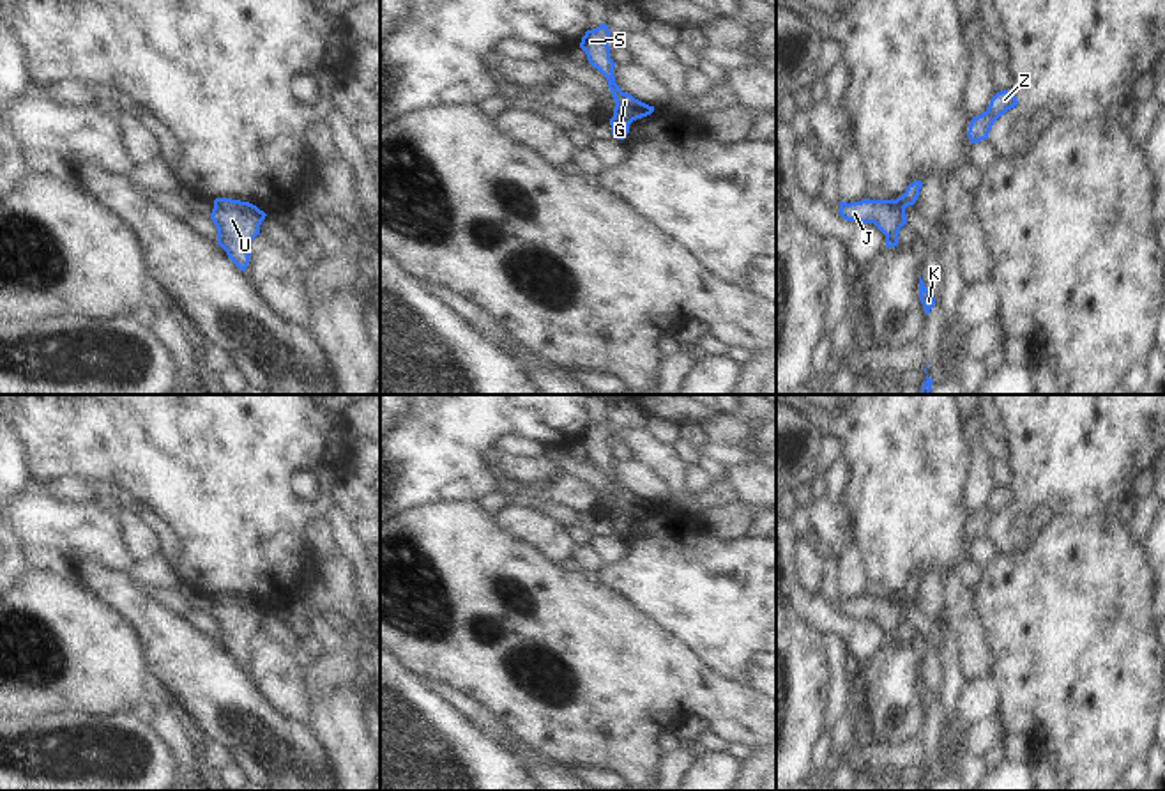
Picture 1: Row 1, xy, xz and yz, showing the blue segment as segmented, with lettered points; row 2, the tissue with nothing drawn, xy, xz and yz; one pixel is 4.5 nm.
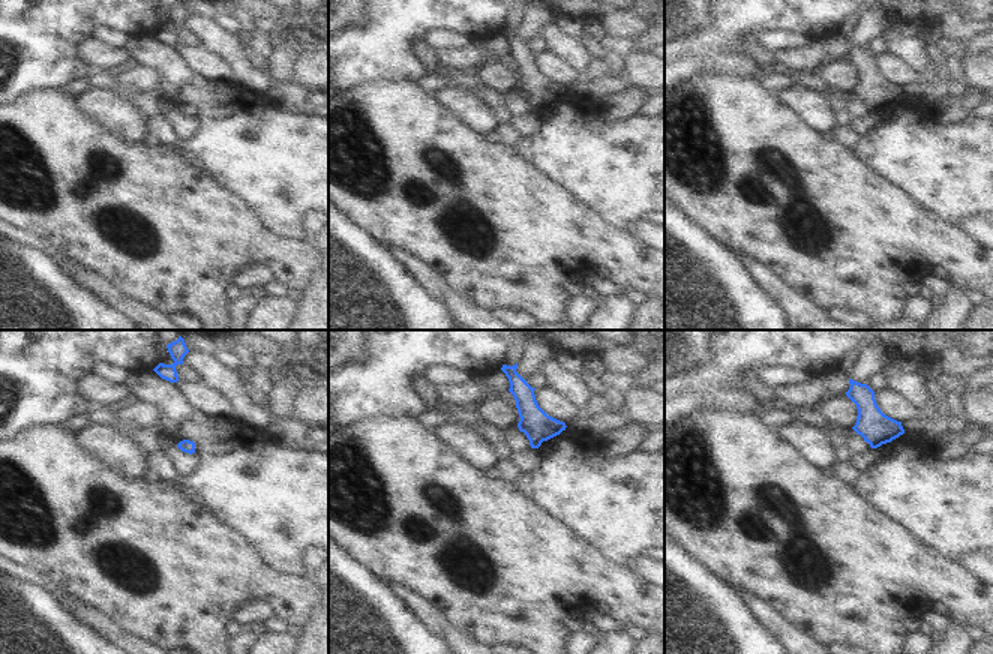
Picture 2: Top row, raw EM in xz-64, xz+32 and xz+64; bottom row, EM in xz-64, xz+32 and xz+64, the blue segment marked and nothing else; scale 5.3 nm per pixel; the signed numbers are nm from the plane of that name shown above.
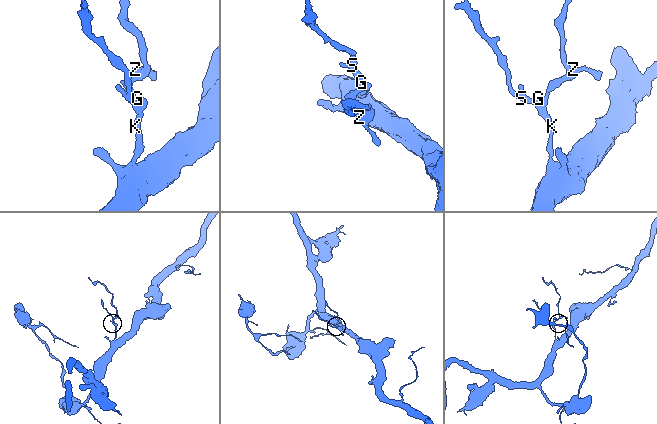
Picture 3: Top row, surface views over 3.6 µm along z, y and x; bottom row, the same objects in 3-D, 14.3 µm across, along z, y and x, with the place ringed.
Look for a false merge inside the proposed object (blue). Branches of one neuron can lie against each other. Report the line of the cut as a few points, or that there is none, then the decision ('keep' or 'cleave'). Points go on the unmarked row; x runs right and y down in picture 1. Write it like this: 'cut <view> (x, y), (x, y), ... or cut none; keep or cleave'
cut none; keep

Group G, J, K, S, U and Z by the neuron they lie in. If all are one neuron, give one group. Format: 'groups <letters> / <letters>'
groups G J K S U Z

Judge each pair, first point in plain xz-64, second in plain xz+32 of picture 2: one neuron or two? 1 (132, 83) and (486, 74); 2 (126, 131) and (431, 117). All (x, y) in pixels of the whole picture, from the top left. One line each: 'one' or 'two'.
1: one
2: two

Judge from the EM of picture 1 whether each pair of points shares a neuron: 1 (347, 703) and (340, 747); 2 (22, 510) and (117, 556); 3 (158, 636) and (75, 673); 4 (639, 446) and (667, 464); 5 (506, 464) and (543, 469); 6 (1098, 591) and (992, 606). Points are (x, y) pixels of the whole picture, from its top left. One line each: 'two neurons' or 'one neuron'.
1: one neuron
2: one neuron
3: two neurons
4: one neuron
5: one neuron
6: one neuron

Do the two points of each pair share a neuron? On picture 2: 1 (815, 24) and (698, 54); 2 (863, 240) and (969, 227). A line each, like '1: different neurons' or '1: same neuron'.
1: same neuron
2: different neurons

